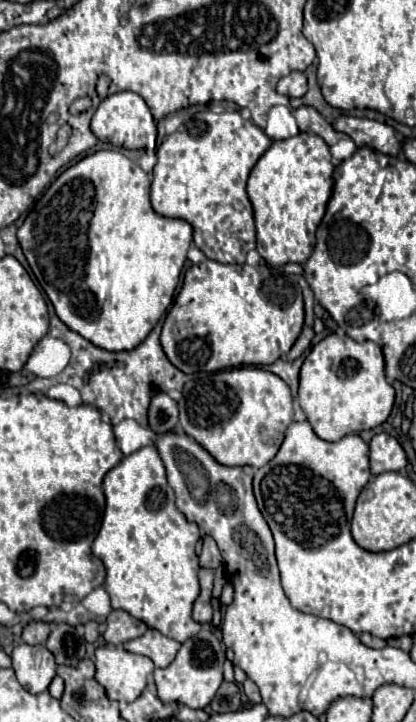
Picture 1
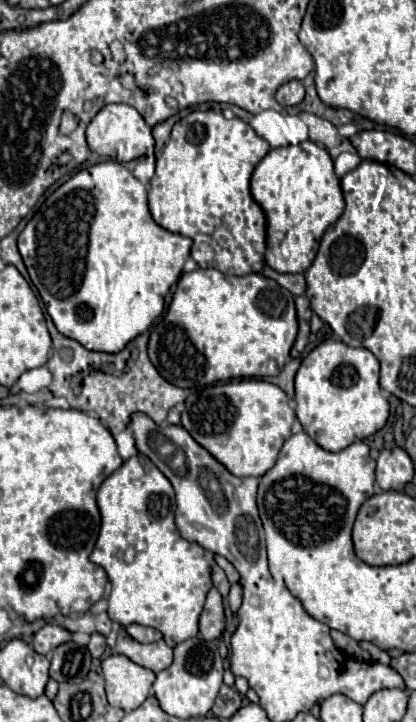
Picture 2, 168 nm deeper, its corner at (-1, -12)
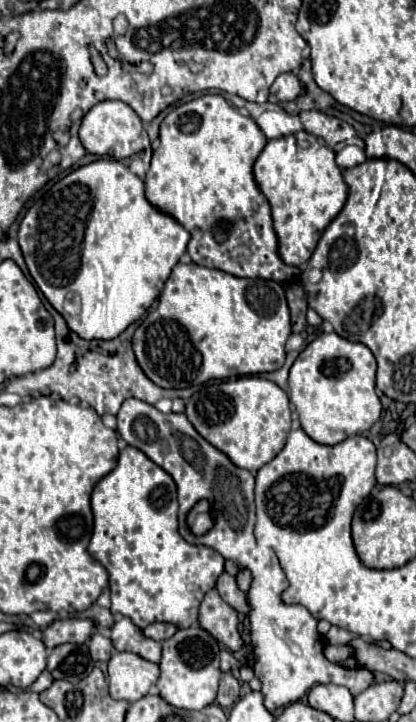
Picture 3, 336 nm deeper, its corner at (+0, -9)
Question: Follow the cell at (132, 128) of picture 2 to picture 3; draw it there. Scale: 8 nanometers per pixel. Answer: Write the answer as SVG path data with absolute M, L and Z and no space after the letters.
M102 101L94 105L82 119L80 141L88 153L98 155L98 157L112 157L112 159L124 159L140 151L152 149L148 133L144 131L140 117L122 101Z

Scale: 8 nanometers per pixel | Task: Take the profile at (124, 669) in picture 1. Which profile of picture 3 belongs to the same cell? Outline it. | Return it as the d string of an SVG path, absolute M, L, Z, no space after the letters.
M116 651L108 661L108 683L112 699L138 701L140 697L148 695L158 677L160 667L152 661L142 659L136 653Z

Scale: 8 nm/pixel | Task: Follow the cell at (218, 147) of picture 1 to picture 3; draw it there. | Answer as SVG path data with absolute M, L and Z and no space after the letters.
M206 93L198 99L174 107L160 123L160 147L152 155L152 167L146 173L146 199L162 213L172 215L188 233L188 255L196 265L226 271L236 277L260 277L278 283L294 281L300 269L286 265L278 255L278 239L272 227L270 205L254 181L252 165L266 145L266 135L252 121L234 109L222 95Z

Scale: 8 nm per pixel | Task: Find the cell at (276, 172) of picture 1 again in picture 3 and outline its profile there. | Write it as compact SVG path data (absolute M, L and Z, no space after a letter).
M298 131L286 137L270 139L254 163L254 179L272 207L274 231L278 235L278 251L280 251L282 261L288 265L296 265L296 267L304 265L314 253L314 247L322 231L340 213L348 197L348 185L344 183L342 171L334 161L334 151L328 149L322 141L318 141L308 131Z

